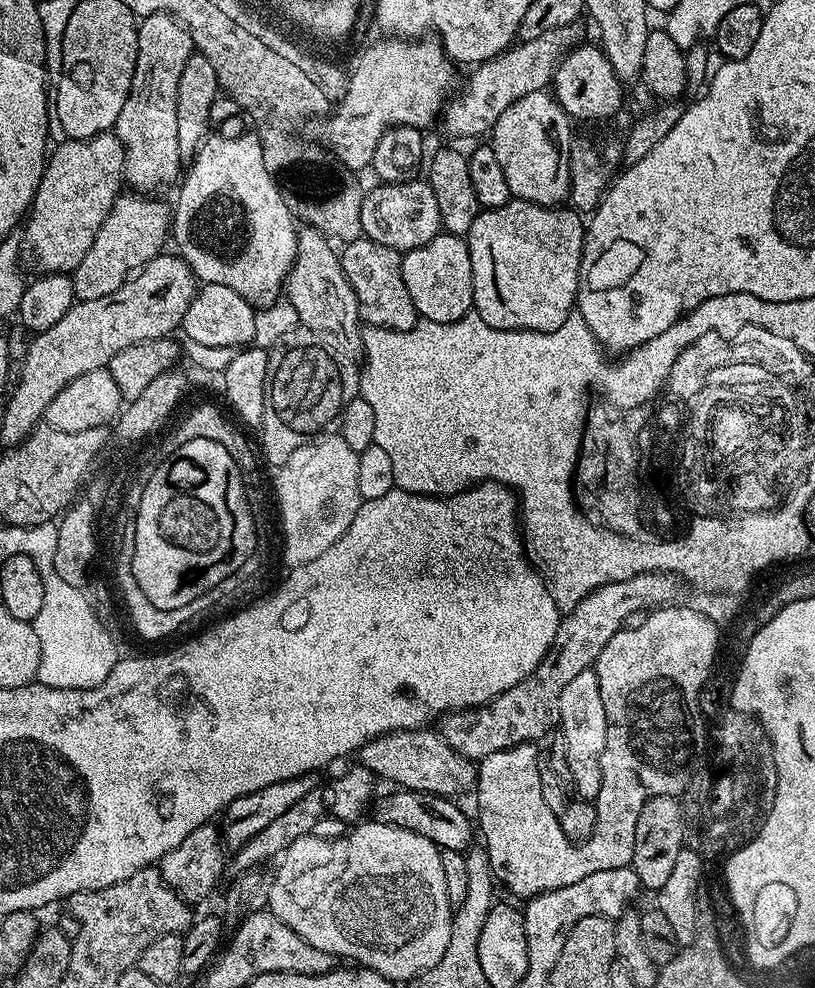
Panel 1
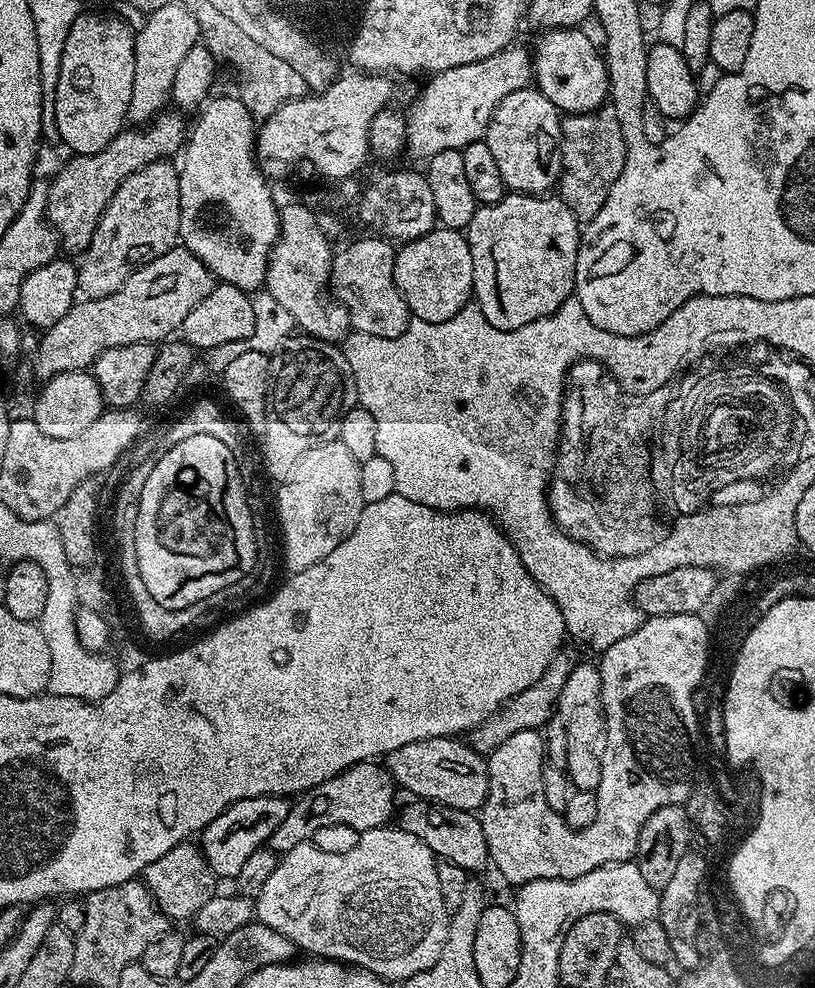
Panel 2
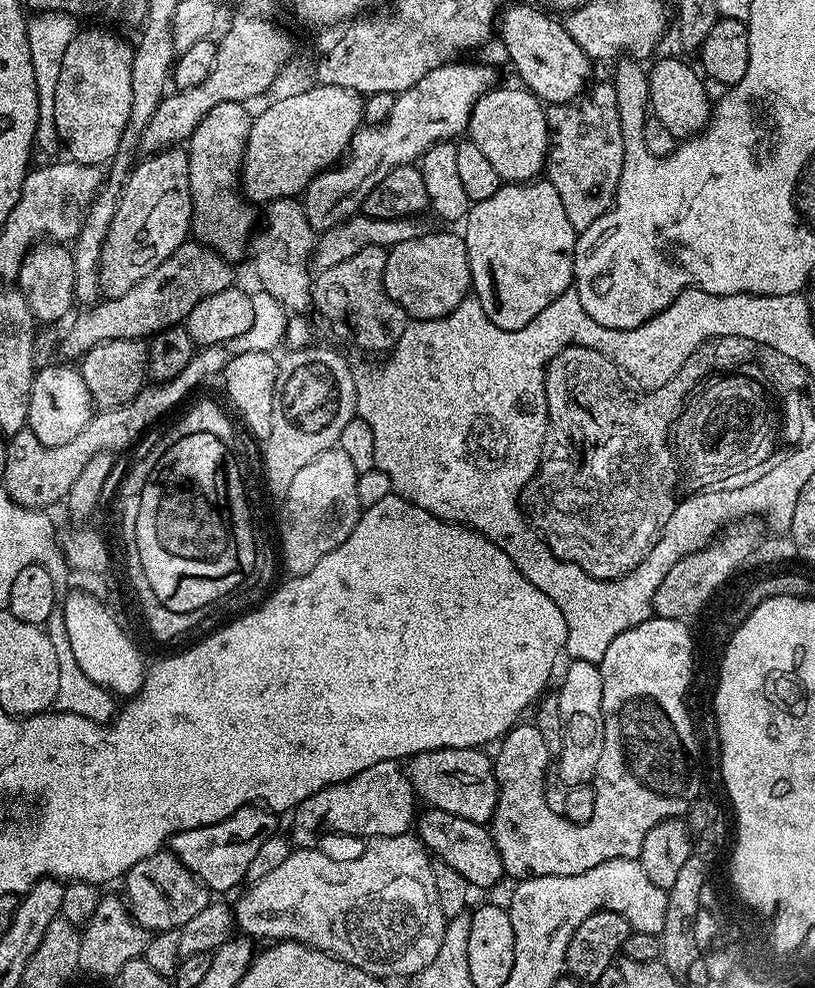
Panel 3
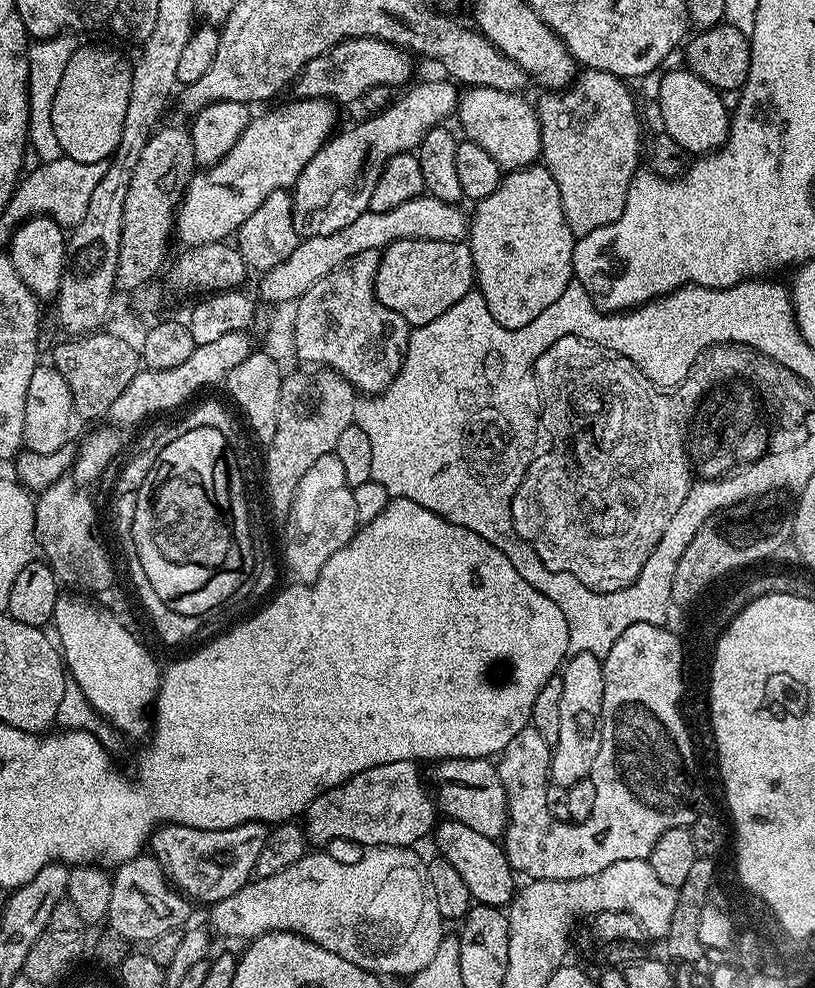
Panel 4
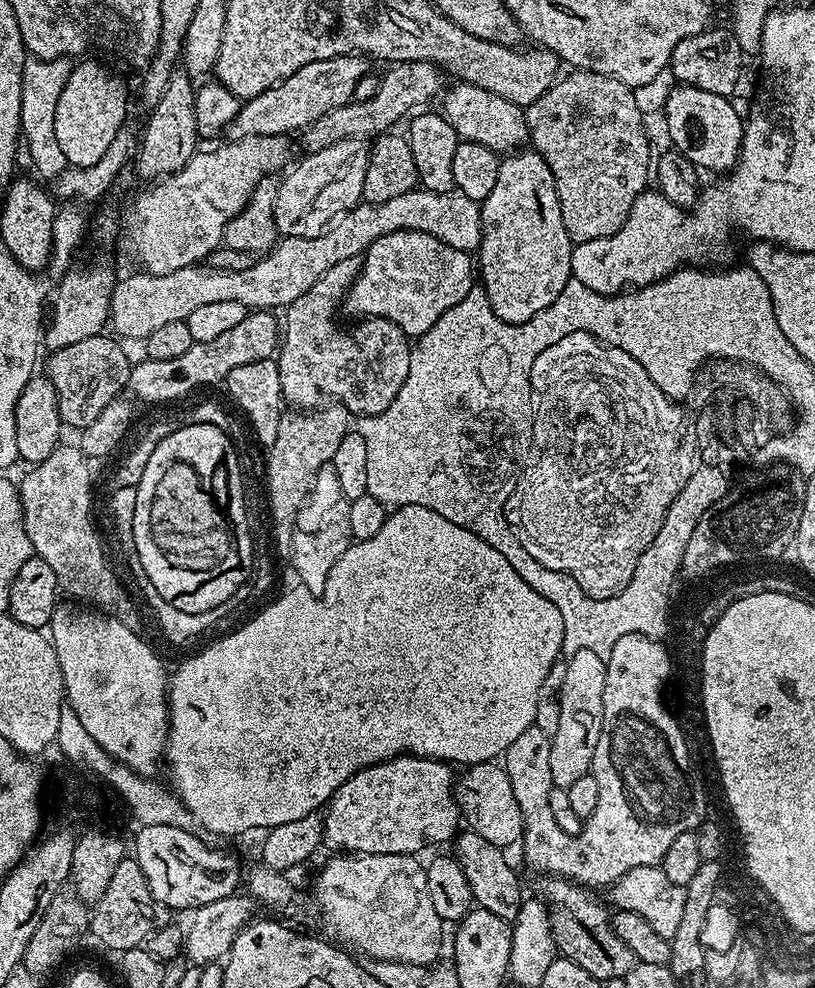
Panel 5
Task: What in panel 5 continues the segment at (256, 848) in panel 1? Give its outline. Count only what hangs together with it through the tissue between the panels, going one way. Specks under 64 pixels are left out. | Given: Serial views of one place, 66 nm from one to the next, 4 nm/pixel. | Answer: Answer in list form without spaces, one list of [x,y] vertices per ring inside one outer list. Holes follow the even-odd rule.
[[[407,754],[402,756],[395,756],[393,760],[383,760],[369,768],[358,770],[358,774],[351,776],[346,782],[342,782],[342,786],[338,786],[338,790],[330,799],[326,807],[323,809],[322,815],[324,817],[324,844],[327,847],[336,849],[332,850],[347,850],[352,854],[359,854],[365,856],[366,854],[402,854],[403,856],[411,856],[413,854],[420,854],[423,848],[428,848],[431,844],[444,844],[453,839],[457,835],[458,829],[462,824],[462,817],[460,815],[460,808],[456,804],[456,789],[454,787],[454,772],[445,761],[431,760],[425,756],[409,756]]]

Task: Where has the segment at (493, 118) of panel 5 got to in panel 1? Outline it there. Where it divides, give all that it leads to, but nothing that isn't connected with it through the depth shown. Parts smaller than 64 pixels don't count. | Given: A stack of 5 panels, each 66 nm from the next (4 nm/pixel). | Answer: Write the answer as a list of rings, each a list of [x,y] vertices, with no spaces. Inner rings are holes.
[[[547,91],[526,94],[526,98],[518,98],[502,110],[498,122],[492,127],[490,143],[494,154],[498,154],[513,198],[547,208],[563,205],[568,200],[574,151],[571,126],[570,118],[555,95]]]

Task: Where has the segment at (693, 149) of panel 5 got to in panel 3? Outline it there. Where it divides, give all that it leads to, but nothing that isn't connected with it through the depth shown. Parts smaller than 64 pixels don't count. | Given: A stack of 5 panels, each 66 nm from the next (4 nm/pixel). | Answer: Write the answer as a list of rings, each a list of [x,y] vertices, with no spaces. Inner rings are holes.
[[[672,54],[660,59],[664,60],[647,69],[650,112],[676,136],[677,141],[683,142],[700,135],[707,128],[708,121],[712,119],[714,104],[711,99],[708,101],[708,92],[704,89],[705,81],[695,67],[692,69],[686,61],[676,60],[680,58]]]

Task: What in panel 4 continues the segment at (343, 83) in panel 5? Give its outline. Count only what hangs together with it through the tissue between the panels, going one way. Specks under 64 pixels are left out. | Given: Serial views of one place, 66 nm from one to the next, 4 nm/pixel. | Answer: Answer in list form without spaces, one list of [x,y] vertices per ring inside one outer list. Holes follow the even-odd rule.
[[[358,38],[335,44],[328,52],[310,61],[294,81],[295,95],[305,100],[330,100],[343,106],[360,98],[374,86],[395,89],[396,84],[407,85],[412,76],[413,57],[402,48],[384,40]]]

